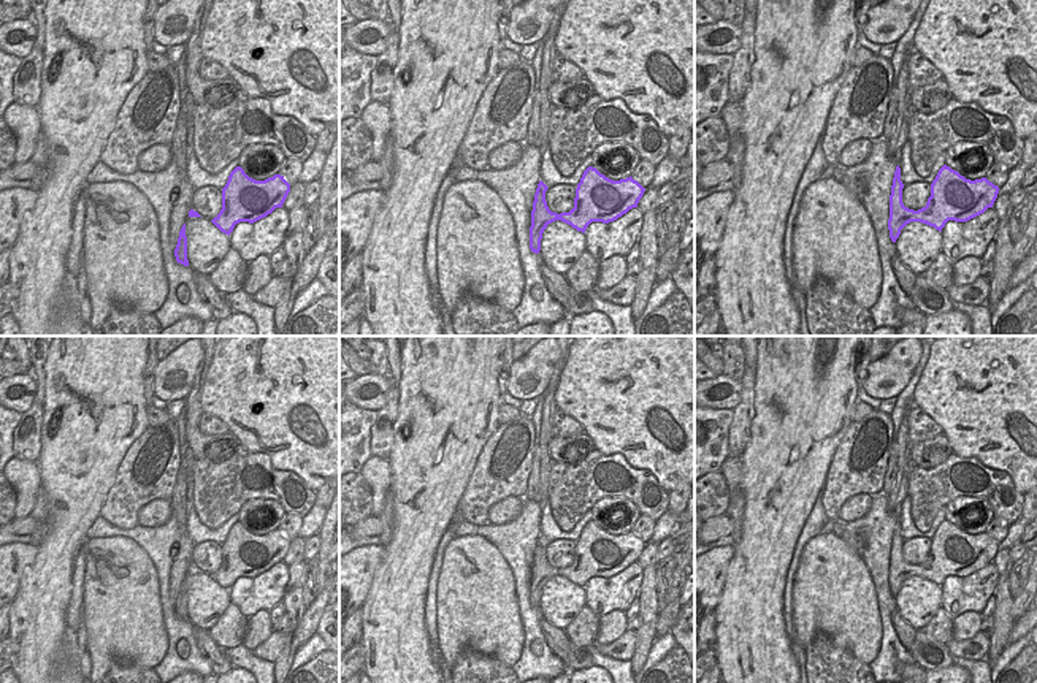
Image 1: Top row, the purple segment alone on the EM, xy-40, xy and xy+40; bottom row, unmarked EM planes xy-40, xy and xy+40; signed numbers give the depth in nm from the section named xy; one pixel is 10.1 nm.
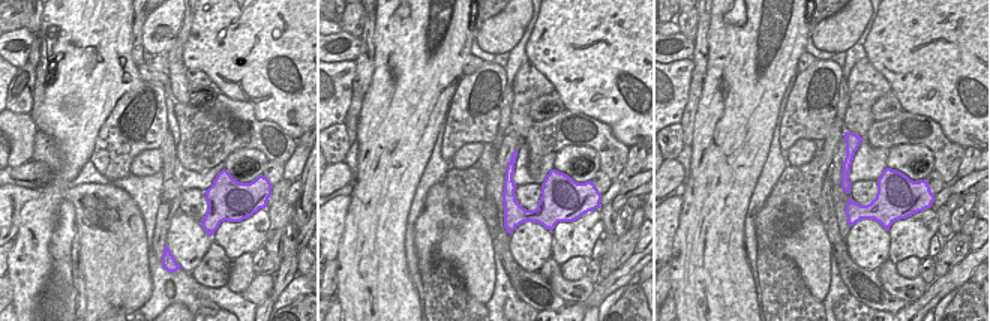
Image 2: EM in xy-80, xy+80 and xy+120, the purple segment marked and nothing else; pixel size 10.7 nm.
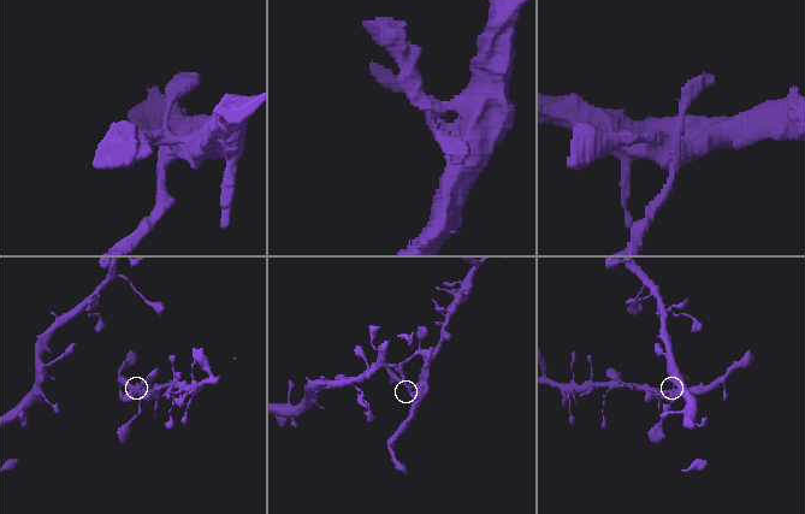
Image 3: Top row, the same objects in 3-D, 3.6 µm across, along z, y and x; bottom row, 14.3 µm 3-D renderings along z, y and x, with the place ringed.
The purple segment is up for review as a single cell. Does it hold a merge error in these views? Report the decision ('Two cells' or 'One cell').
Two cells

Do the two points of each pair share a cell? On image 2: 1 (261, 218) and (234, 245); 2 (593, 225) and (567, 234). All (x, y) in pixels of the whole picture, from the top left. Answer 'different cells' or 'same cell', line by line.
1: same cell
2: same cell

